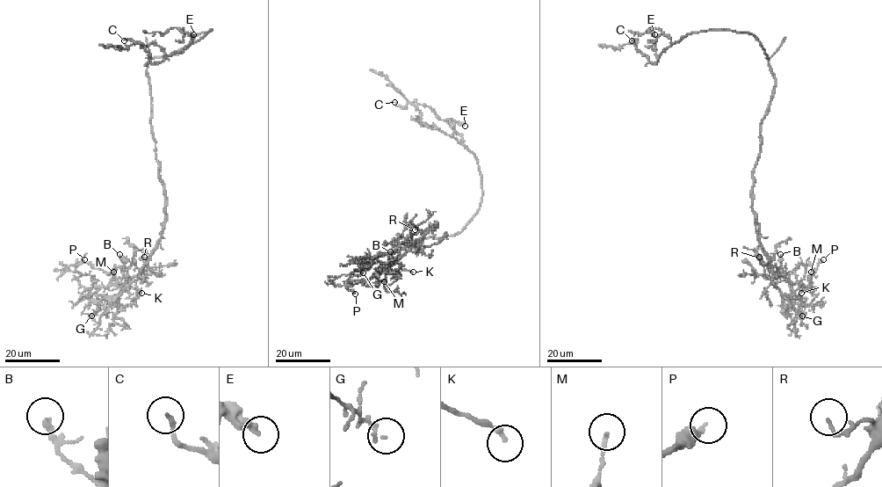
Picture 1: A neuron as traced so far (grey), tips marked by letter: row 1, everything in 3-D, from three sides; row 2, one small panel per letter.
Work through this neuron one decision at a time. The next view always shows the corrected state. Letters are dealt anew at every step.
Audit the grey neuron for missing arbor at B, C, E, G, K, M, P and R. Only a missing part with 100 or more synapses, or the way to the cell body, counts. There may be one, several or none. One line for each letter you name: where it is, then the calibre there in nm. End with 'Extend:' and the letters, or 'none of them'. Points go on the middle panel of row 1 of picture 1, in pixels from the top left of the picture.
Extend: none of them

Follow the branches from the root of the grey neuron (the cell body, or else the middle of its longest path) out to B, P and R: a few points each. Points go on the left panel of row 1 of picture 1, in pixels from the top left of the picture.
B: (150, 86), (165, 224), (157, 247), (135, 279), (122, 275), (126, 263), (119, 254)
P: (150, 86), (165, 198), (161, 240), (122, 283), (98, 287), (76, 272), (84, 259)
R: (150, 86), (151, 131), (165, 198), (165, 218), (161, 240), (139, 278), (148, 260), (148, 258), (144, 257)

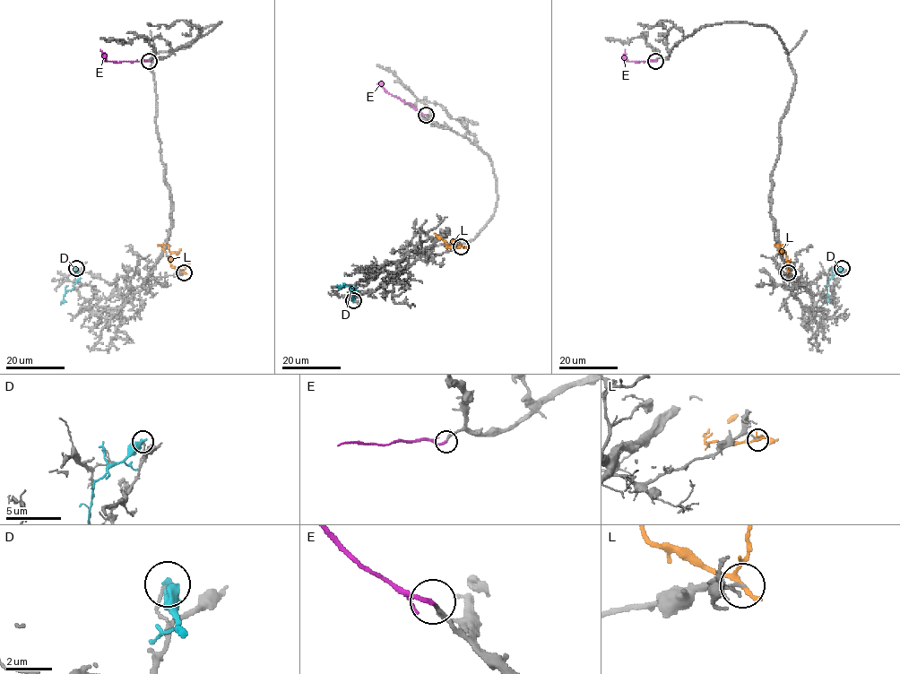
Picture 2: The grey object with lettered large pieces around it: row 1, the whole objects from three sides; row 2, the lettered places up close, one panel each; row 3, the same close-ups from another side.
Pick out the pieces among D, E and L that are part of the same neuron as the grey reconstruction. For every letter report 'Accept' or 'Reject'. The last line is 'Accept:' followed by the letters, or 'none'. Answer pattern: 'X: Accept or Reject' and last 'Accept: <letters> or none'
D: Reject
E: Accept
L: Reject
Accept: E

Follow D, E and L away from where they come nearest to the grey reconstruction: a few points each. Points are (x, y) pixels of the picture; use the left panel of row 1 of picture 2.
D: (76, 268), (79, 277), (64, 295), (60, 305)
E: (149, 61), (107, 61), (99, 49)
L: (184, 272), (171, 266), (168, 246), (157, 245)

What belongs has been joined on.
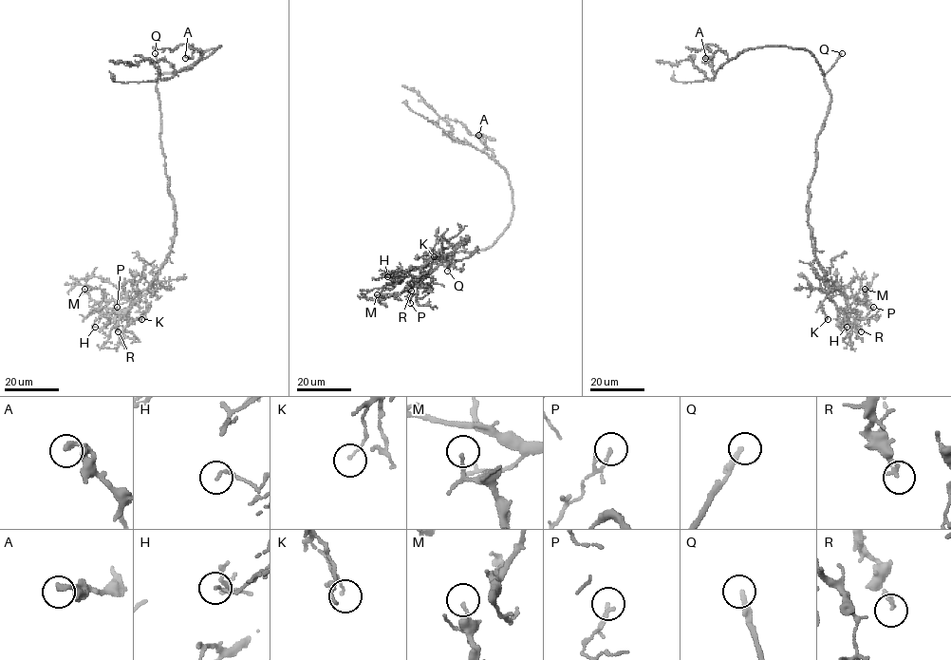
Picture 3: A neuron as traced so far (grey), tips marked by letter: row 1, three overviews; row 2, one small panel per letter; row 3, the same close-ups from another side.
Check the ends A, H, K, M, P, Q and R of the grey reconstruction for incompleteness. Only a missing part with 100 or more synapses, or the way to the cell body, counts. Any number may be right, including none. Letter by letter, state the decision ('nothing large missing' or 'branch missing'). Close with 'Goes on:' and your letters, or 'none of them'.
A: nothing large missing
H: nothing large missing
K: nothing large missing
M: nothing large missing
P: nothing large missing
Q: branch missing
R: nothing large missing
Goes on: Q

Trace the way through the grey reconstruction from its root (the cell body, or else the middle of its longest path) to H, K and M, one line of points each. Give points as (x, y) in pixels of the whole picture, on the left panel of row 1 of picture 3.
H: (159, 102), (160, 146), (175, 212), (170, 254), (145, 293), (126, 310), (114, 311), (104, 326), (95, 327)
K: (159, 102), (160, 146), (175, 212), (175, 233), (167, 261), (145, 295), (146, 308), (141, 319)
M: (159, 102), (160, 146), (175, 212), (170, 254), (151, 284), (132, 296), (98, 302), (92, 300), (84, 289)

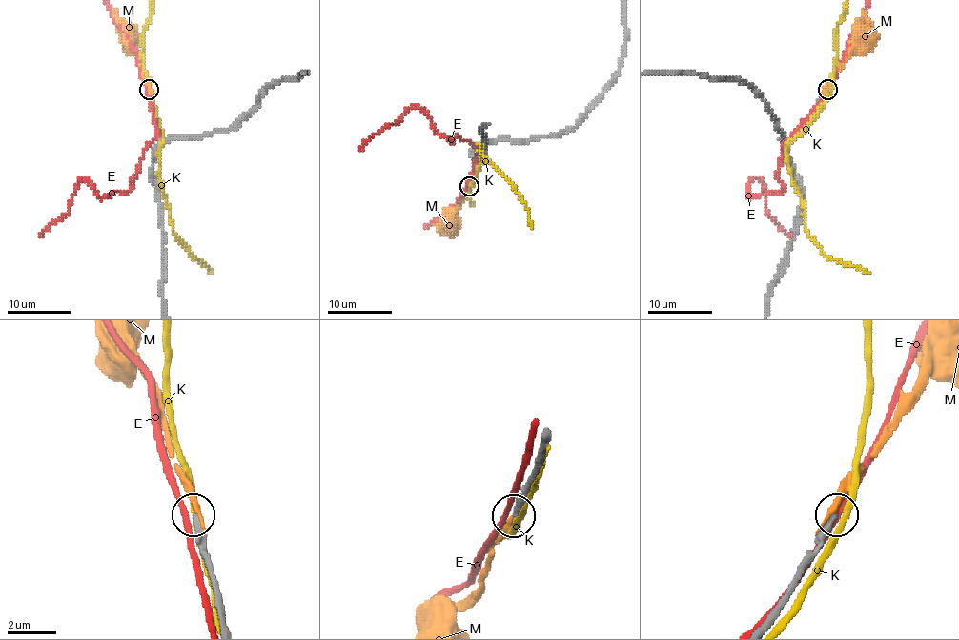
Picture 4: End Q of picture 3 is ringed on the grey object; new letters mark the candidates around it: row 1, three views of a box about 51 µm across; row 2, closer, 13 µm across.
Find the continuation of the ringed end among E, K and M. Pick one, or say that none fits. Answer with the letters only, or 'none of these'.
none of these

